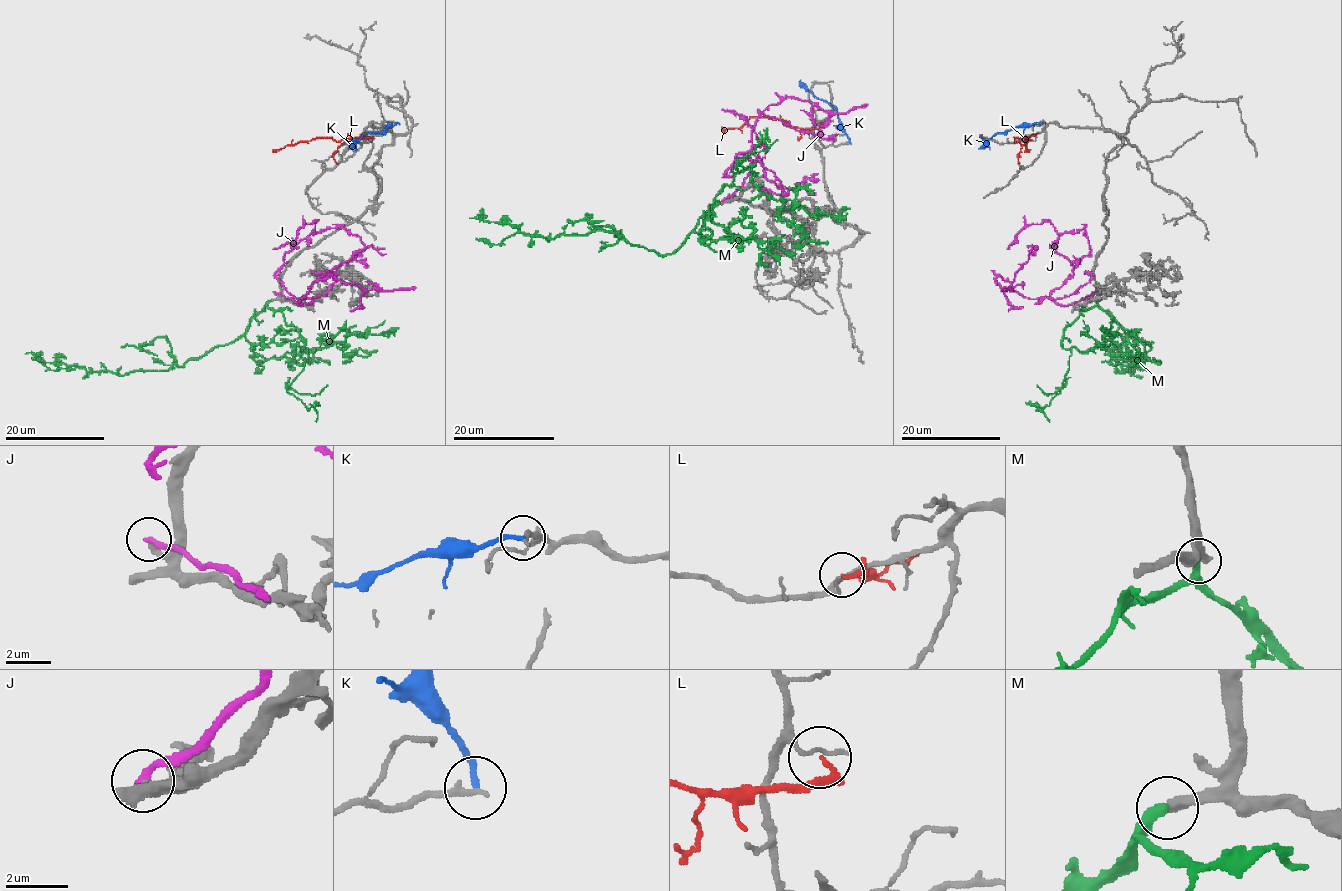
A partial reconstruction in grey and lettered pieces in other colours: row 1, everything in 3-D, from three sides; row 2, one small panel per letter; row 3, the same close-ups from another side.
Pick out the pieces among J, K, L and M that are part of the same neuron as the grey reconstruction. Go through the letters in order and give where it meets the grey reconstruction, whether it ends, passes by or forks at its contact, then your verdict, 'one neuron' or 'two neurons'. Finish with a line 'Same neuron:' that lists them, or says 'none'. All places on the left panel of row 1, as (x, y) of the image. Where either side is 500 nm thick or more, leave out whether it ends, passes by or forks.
J: meets grey at (274, 291); it ends there; two neurons
K: meets grey at (398, 122); it ends there; two neurons
L: meets grey at (370, 138); it ends there; two neurons
M: meets grey at (270, 301); it ends there; two neurons
Same neuron: none

